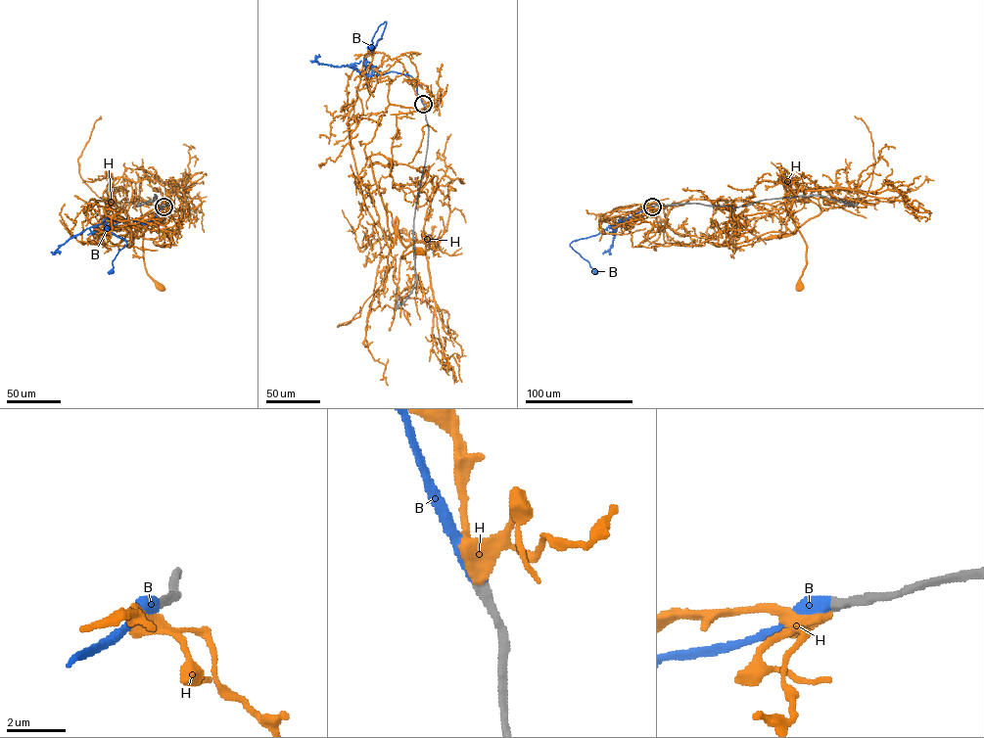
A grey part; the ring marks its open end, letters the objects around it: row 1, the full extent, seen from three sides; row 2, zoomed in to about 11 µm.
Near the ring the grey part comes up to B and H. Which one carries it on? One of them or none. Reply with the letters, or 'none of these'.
B

